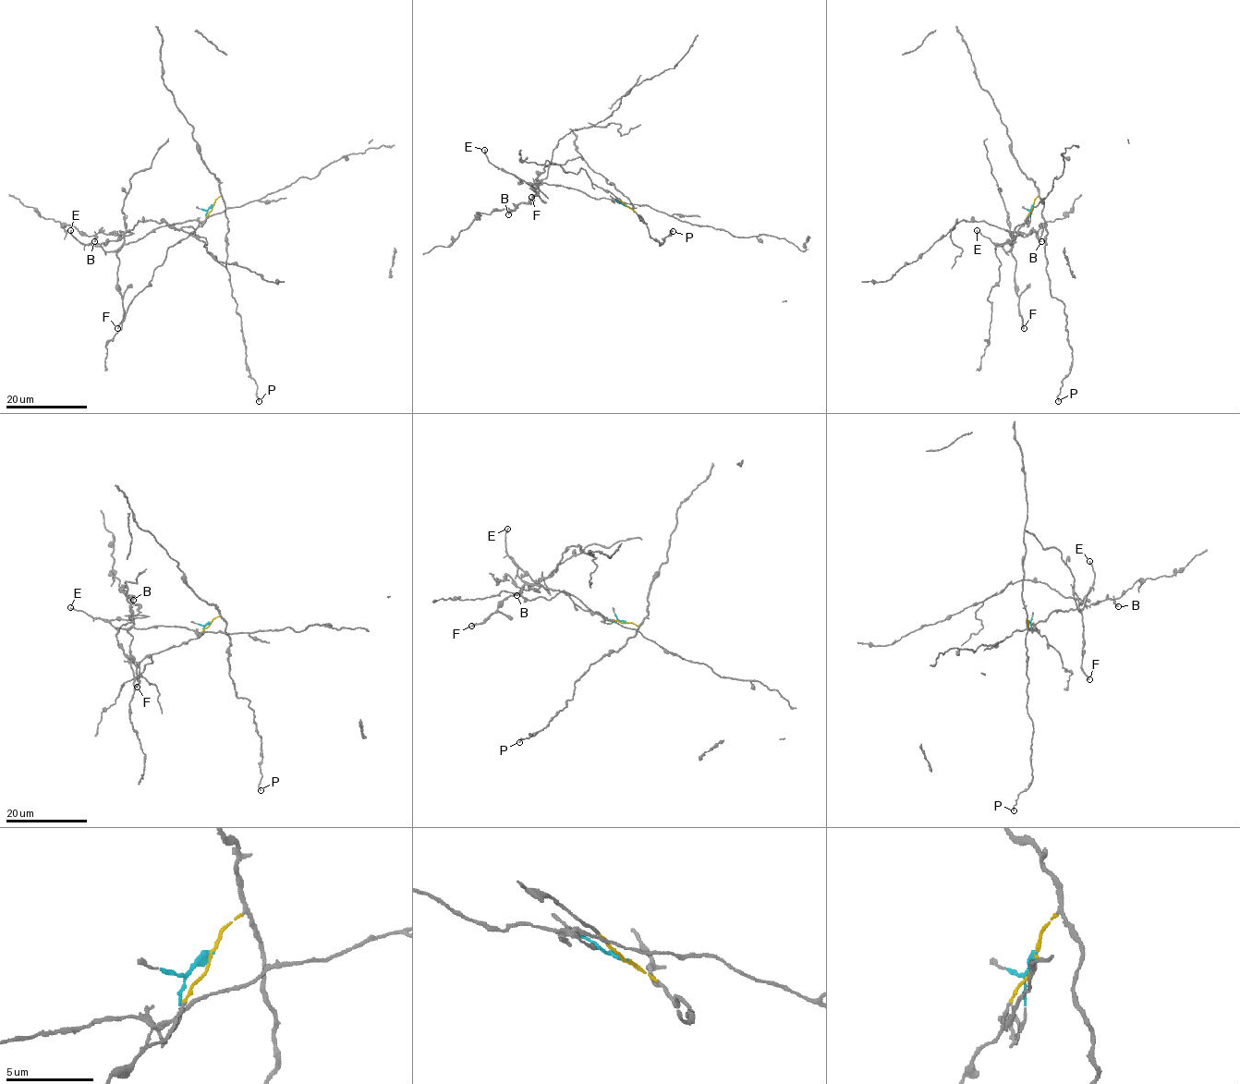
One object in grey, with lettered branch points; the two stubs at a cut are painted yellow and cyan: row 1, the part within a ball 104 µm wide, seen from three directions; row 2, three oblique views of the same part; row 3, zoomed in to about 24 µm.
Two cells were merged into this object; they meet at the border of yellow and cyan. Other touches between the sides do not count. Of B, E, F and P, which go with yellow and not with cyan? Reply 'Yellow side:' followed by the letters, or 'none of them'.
Yellow side: P

